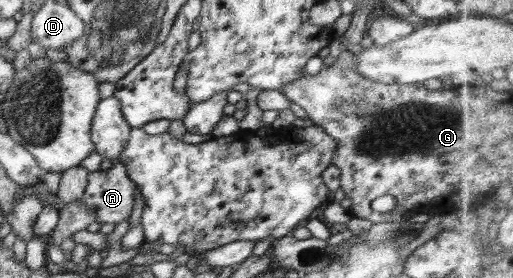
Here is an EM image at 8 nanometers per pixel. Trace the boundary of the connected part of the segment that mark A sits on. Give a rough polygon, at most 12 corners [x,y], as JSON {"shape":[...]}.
{"shape":[[119,162],[90,173],[81,200],[96,222],[133,213],[136,183]]}

